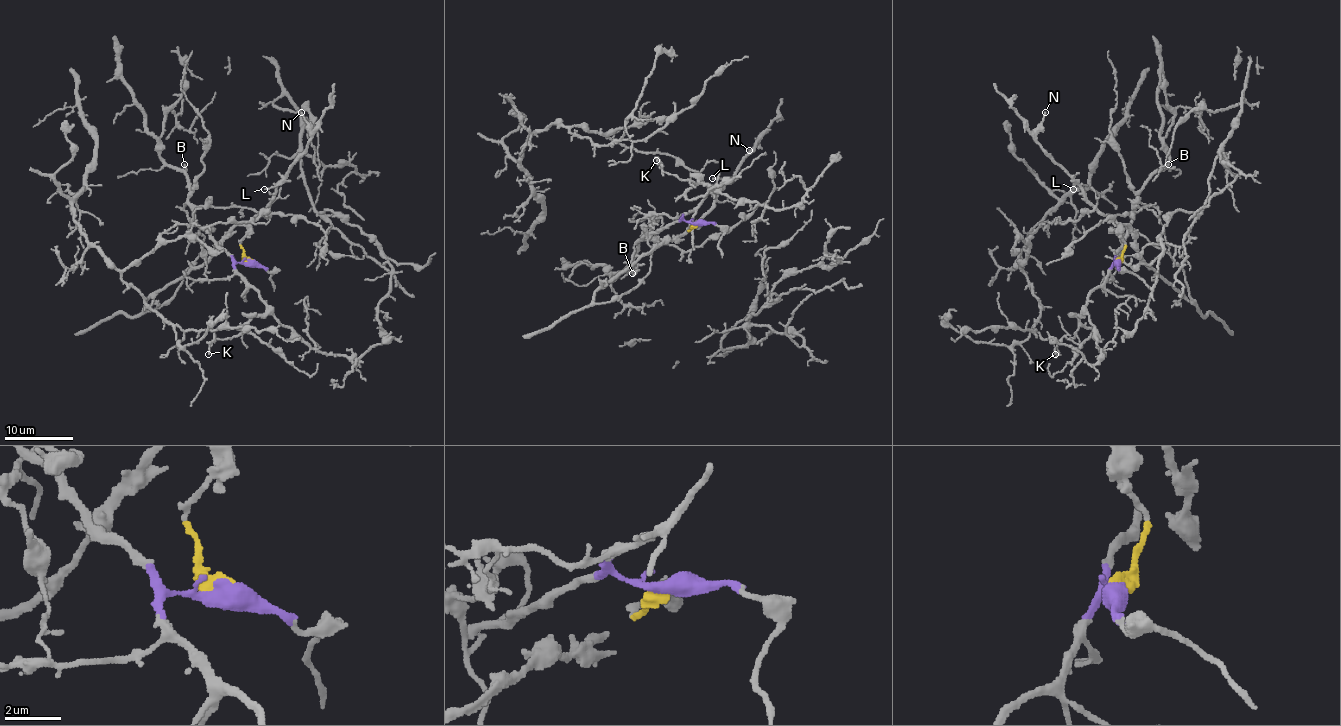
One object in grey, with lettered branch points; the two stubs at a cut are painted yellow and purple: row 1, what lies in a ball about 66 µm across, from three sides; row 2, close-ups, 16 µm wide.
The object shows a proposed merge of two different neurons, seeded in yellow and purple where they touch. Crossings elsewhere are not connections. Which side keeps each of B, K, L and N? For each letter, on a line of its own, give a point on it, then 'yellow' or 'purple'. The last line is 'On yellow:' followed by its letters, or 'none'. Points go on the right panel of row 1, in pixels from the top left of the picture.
B: (1168, 164) | purple
K: (1055, 354) | purple
L: (1073, 189) | yellow
N: (1045, 112) | yellow
On yellow: L, N

